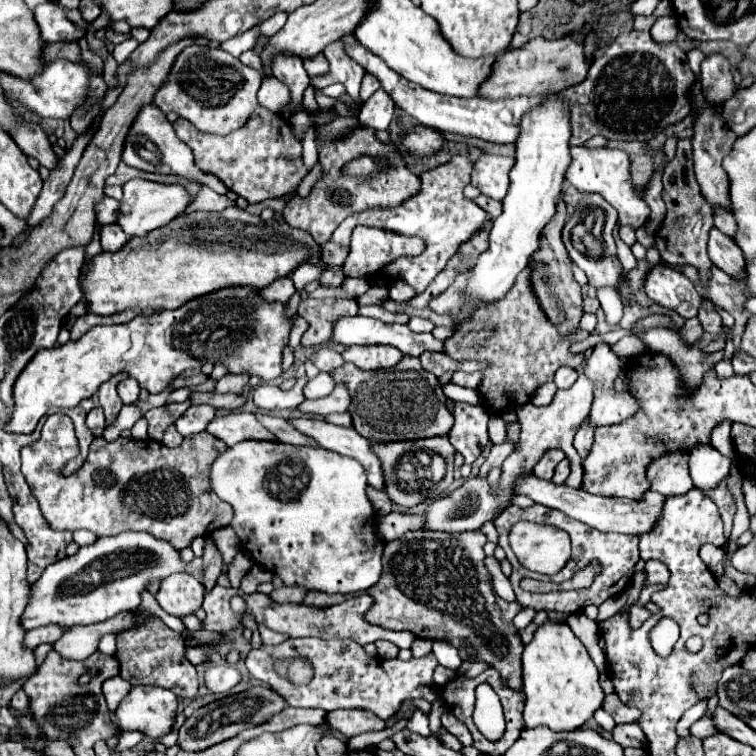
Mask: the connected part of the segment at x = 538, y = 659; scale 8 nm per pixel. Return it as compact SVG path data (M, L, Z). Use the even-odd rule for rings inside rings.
M546 623L536 633L532 643L526 645L522 653L522 665L524 665L524 695L526 696L523 710L525 727L534 728L539 725L548 725L552 731L576 731L582 727L590 717L594 717L594 711L602 707L604 691L598 685L598 669L594 661L590 659L586 647L582 641L572 633L572 629L566 623Z

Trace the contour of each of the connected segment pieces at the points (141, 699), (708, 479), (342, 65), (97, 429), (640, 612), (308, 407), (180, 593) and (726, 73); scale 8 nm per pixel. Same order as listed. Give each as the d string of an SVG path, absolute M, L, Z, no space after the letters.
M134 685L120 701L116 717L122 731L142 731L148 737L164 737L176 721L178 697L162 687Z
M698 445L690 451L690 477L698 489L714 489L730 475L732 459L722 457L712 445Z
M342 41L330 43L324 49L324 55L328 57L330 71L326 75L322 75L322 77L312 79L312 85L316 89L322 89L322 87L332 85L332 83L342 83L346 87L346 93L356 101L362 77L366 75L366 69L362 65L358 65L352 57L348 57L348 53L344 51Z
M96 407L96 409L92 409L92 411L88 413L86 425L88 425L88 429L92 431L94 437L100 437L100 435L102 435L102 431L104 431L104 413L102 413L100 407Z
M632 605L632 607L628 609L628 621L630 621L630 627L638 627L638 625L642 625L648 617L650 617L650 611L646 611L644 607Z
M336 385L336 389L324 397L324 399L314 399L310 403L298 405L302 413L312 413L312 415L330 415L330 413L346 413L350 405L350 395L344 385Z
M172 573L162 579L160 589L156 593L156 601L160 607L176 617L184 617L202 607L204 585L188 573Z
M712 53L702 61L700 83L702 83L704 97L714 105L720 105L720 103L728 101L728 97L732 97L734 91L738 89L734 85L734 79L732 79L730 63L720 53Z

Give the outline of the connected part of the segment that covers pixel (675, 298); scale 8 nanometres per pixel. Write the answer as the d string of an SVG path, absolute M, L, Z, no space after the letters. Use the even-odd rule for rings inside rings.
M666 263L656 265L648 273L644 291L656 305L670 309L684 319L696 317L698 307L702 305L702 295L694 289L692 281Z

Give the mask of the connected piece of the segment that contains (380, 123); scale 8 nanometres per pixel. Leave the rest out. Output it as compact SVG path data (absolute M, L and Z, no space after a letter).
M378 89L368 101L364 101L358 121L364 127L388 129L392 117L394 117L394 101L384 89Z

